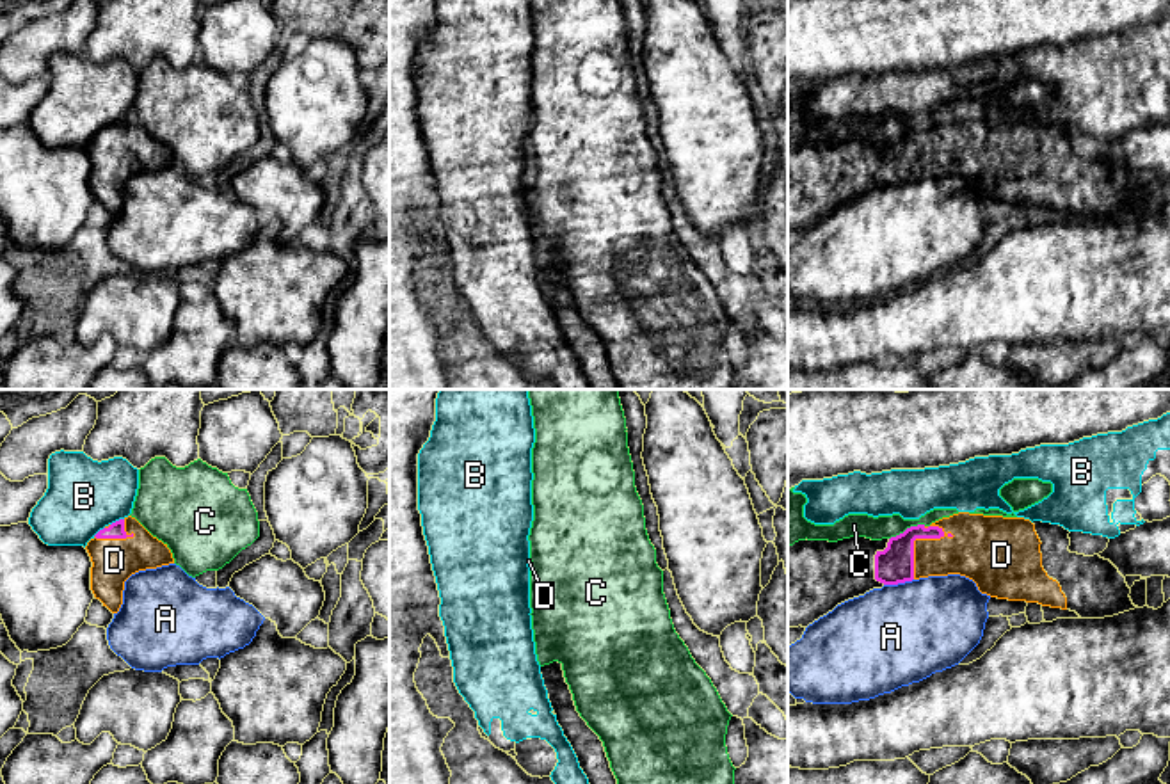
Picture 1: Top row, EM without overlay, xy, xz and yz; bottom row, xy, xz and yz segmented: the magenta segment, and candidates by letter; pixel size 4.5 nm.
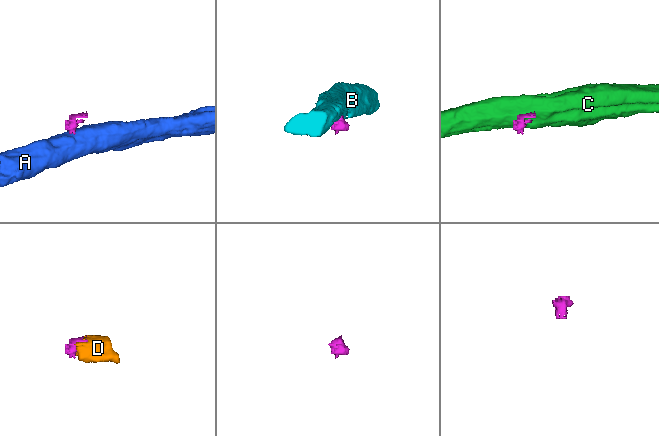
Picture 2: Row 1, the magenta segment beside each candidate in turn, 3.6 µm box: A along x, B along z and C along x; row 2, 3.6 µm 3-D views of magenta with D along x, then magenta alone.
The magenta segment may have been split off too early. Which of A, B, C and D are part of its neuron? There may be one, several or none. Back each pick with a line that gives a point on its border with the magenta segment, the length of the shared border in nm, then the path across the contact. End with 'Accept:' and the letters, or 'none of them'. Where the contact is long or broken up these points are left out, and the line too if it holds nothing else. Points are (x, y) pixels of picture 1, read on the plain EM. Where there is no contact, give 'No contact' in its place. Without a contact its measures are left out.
D: Touches magenta at yz (913, 144). Shared border 280 nm. Path across: yz (895, 166), (913, 144), (920, 152), (966, 155)
Accept: D

